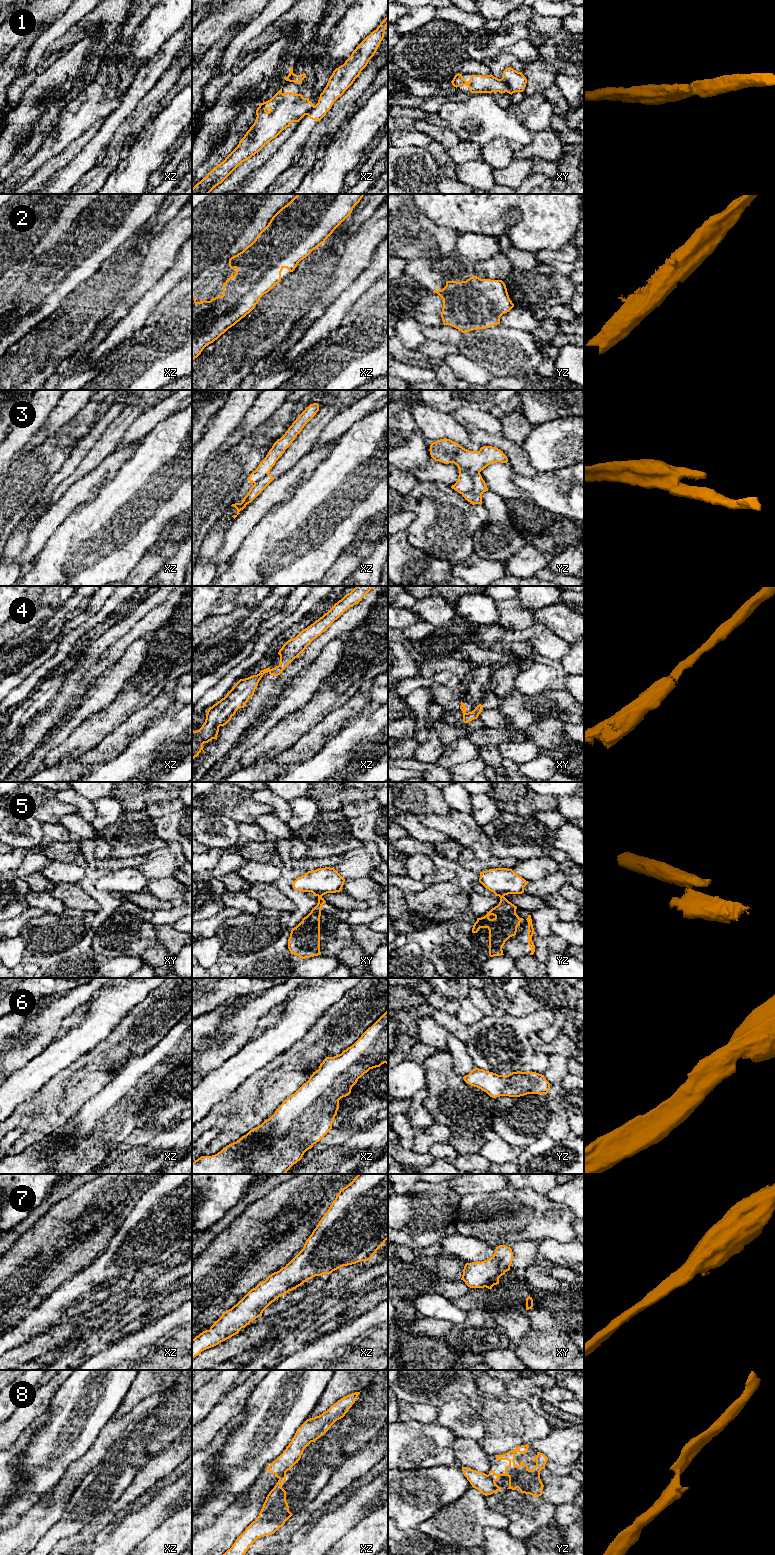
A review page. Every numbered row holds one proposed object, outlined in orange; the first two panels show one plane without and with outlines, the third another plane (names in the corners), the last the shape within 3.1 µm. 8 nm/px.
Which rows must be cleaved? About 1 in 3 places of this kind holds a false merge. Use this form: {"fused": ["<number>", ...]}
{"fused": ["1", "3", "4", "5", "8"]}

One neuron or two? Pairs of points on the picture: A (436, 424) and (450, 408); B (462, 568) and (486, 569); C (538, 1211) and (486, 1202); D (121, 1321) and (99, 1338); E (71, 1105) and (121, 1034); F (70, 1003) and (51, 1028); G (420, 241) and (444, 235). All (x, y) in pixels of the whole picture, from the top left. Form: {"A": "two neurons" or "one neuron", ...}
{"A": "two neurons", "B": "one neuron", "C": "one neuron", "D": "one neuron", "E": "one neuron", "F": "one neuron", "G": "one neuron"}

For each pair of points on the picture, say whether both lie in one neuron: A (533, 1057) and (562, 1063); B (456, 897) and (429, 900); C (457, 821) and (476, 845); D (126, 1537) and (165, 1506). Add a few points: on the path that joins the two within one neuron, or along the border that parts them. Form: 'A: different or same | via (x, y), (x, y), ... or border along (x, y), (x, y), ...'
A: different | border along (549, 1056), (549, 1066), (542, 1074)
B: same | via (449, 899), (436, 900)
C: same | via (462, 827), (474, 839)
D: same | via (136, 1527), (155, 1511)

